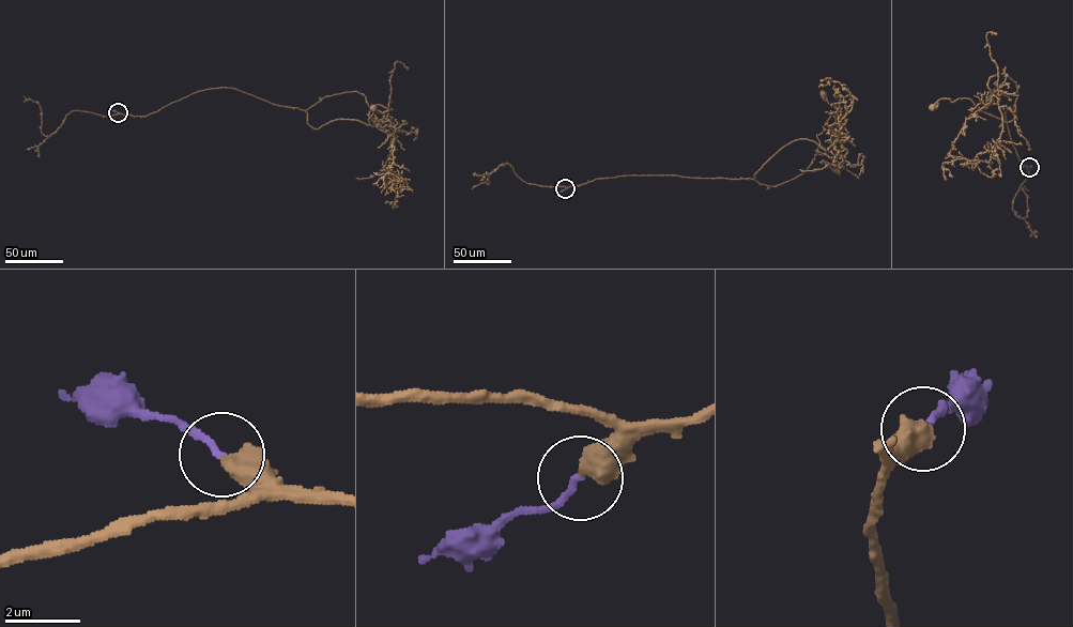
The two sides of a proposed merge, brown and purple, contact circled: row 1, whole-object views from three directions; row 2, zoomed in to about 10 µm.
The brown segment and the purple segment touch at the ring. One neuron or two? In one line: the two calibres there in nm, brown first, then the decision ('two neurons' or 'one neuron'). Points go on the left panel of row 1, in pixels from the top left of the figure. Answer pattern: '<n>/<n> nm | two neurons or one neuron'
550/170 nm | one neuron

